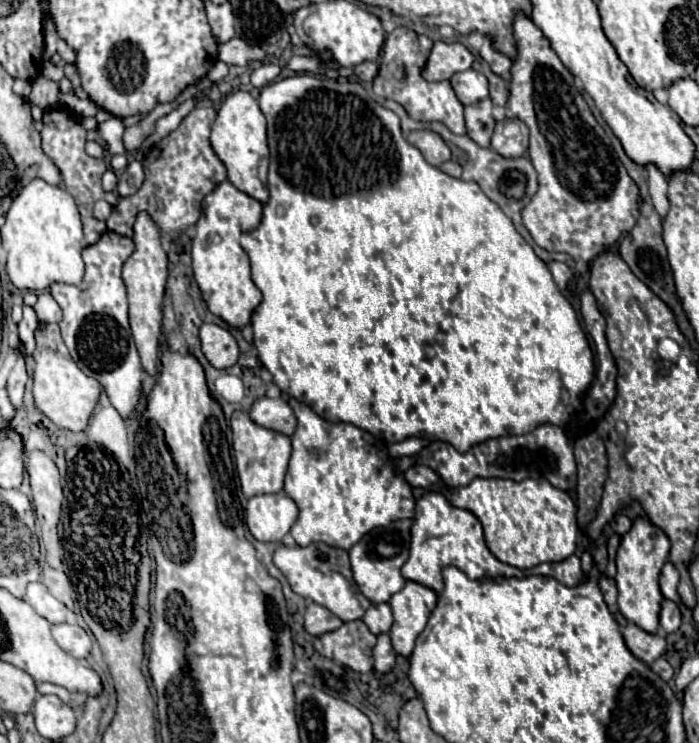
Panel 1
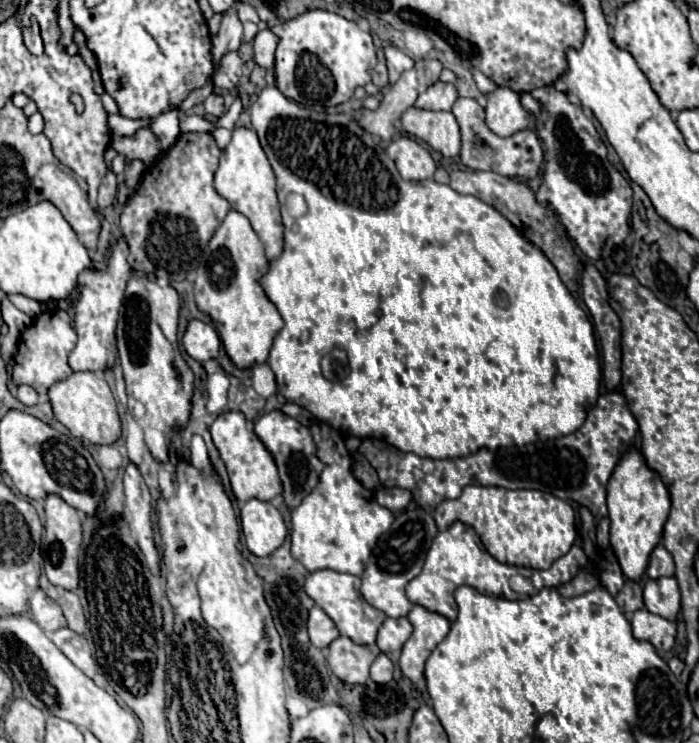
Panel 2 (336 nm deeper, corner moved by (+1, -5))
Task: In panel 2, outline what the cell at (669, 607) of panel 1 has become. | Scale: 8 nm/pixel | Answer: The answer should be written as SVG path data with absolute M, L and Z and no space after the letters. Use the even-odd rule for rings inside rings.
M675 576L647 580L643 586L643 602L649 612L675 620L681 610L681 592Z

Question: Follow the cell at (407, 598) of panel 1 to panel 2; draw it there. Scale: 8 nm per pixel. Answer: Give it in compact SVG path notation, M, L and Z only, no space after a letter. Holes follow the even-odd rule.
M417 604L413 606L407 618L413 624L413 634L403 646L399 666L411 682L419 682L423 678L425 660L429 658L429 652L433 652L433 648L449 634L451 624L445 616L429 612Z

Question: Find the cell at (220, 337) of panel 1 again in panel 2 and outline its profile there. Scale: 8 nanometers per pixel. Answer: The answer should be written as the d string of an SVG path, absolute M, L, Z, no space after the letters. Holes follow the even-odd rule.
M191 320L183 334L183 346L191 358L203 362L203 360L217 358L221 340L211 324L205 324L201 320Z

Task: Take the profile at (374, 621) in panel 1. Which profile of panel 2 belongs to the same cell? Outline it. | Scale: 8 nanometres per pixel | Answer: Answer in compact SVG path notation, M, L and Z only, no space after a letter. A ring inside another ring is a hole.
M385 618L377 636L377 646L383 654L399 652L403 644L409 640L411 632L413 632L413 626L407 618Z

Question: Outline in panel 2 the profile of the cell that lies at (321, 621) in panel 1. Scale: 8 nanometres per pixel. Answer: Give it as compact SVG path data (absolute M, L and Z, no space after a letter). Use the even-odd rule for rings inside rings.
M313 606L309 610L309 638L311 638L311 644L315 648L327 648L335 638L339 638L339 630L337 626L333 624L333 620L319 608L319 606Z

